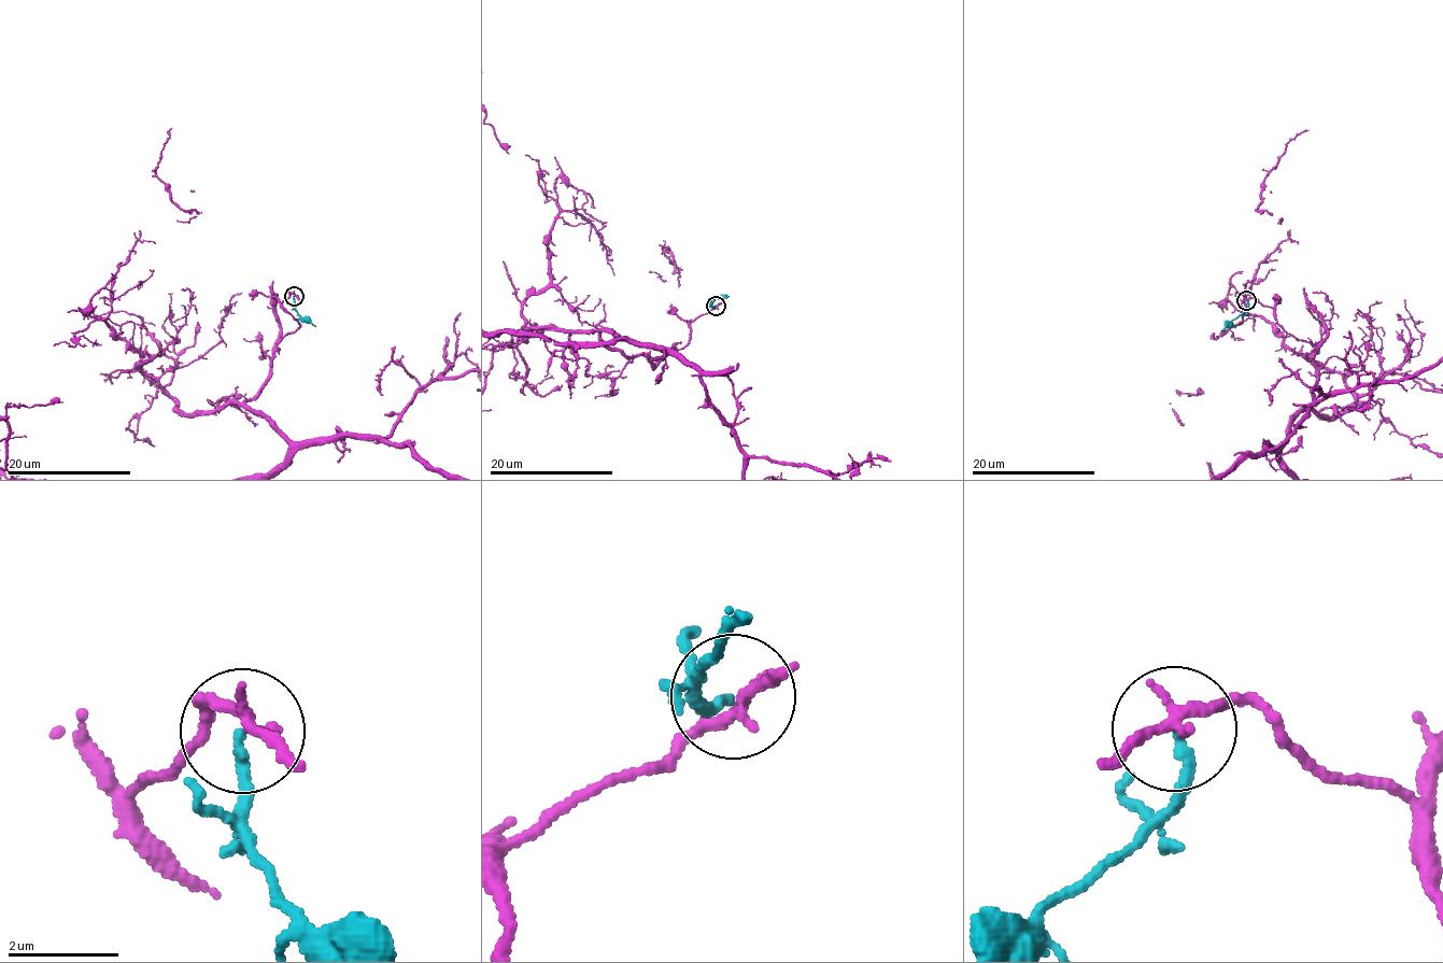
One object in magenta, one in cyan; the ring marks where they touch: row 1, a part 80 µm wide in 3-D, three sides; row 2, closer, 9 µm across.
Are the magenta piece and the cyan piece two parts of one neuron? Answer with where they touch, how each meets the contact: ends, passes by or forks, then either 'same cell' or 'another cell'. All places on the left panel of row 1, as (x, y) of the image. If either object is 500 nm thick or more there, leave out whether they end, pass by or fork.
place (294, 296); magenta passes by; cyan ends; another cell

